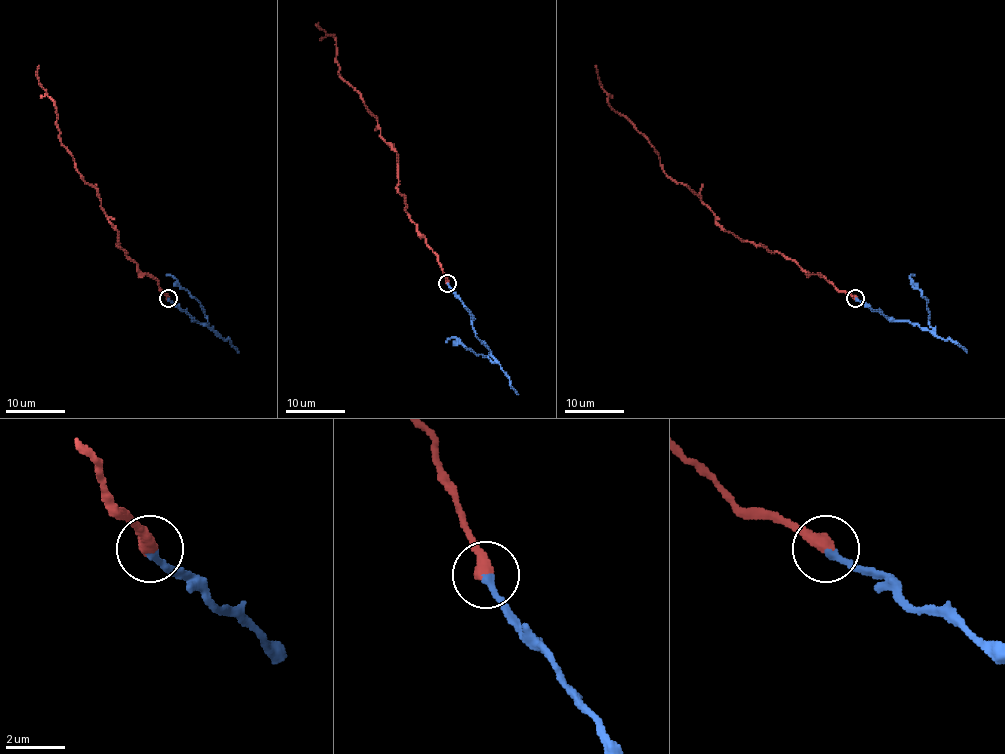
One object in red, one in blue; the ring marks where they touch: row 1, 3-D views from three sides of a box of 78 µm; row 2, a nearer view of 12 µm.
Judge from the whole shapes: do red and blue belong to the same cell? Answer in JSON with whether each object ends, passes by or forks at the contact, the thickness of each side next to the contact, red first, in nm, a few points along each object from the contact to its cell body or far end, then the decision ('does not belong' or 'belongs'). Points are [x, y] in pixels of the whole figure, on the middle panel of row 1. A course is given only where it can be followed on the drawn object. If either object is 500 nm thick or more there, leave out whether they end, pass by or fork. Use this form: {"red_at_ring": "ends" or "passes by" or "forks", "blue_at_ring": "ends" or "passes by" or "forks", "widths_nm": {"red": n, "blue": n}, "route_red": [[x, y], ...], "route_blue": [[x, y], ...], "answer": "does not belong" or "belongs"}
{"red_at_ring": "ends", "blue_at_ring": "ends", "widths_nm": {"red": 480, "blue": 260}, "route_red": [[447, 283], [437, 255], [406, 210], [397, 187], [398, 154], [339, 73], [334, 37], [318, 22]], "route_blue": [[447, 283], [472, 319], [475, 336], [490, 351], [490, 356], [475, 354], [454, 338], [446, 342]], "answer": "does not belong"}

